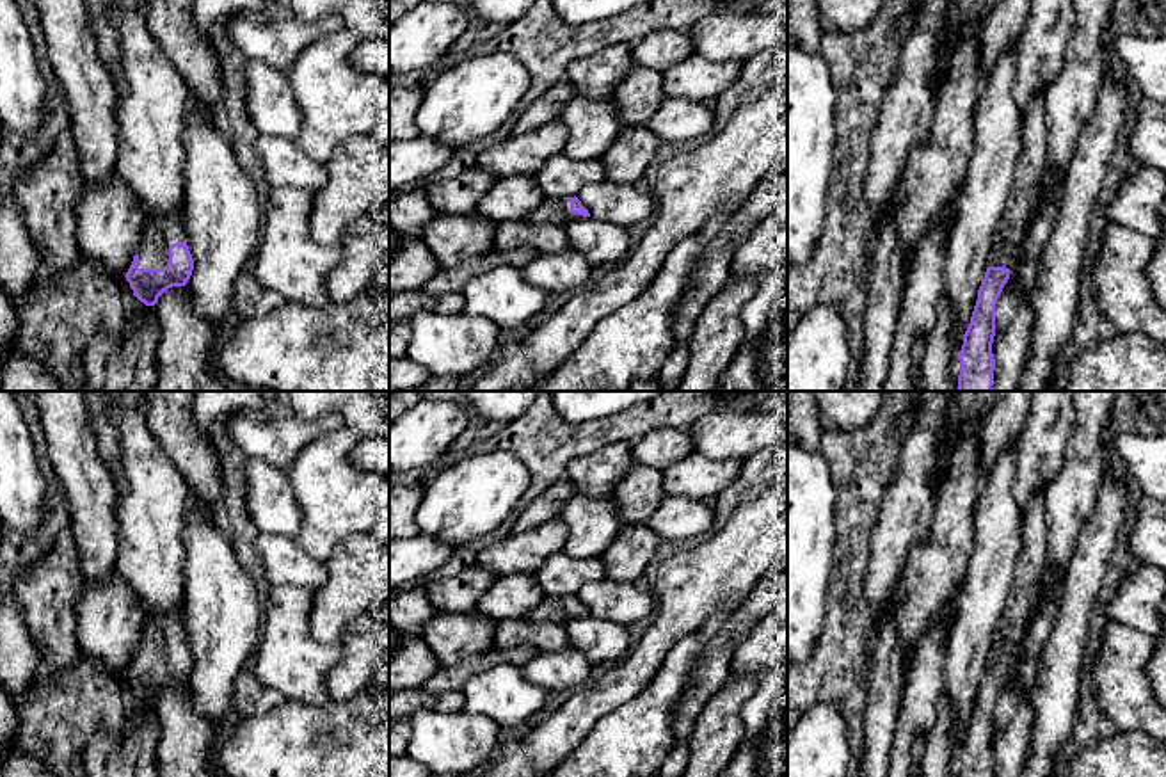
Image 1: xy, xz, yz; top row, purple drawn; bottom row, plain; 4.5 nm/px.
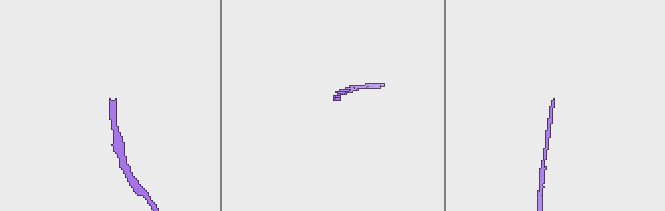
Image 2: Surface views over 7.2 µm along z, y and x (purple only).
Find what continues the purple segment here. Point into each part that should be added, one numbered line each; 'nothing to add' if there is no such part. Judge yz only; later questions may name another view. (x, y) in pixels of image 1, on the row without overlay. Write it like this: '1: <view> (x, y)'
1: yz (1010, 632)

